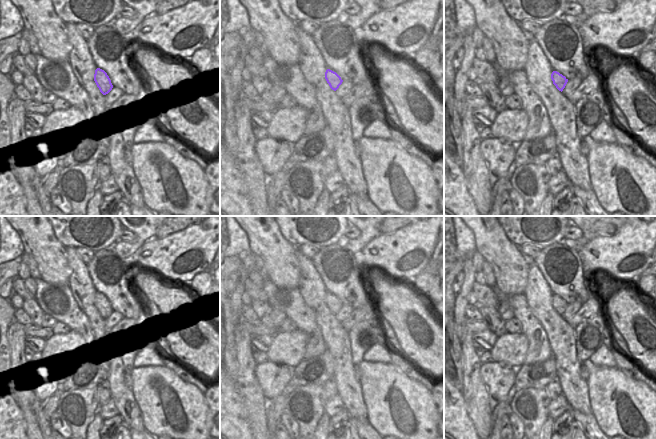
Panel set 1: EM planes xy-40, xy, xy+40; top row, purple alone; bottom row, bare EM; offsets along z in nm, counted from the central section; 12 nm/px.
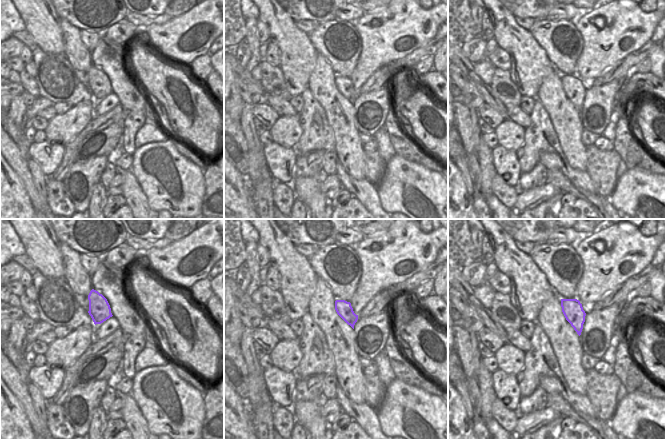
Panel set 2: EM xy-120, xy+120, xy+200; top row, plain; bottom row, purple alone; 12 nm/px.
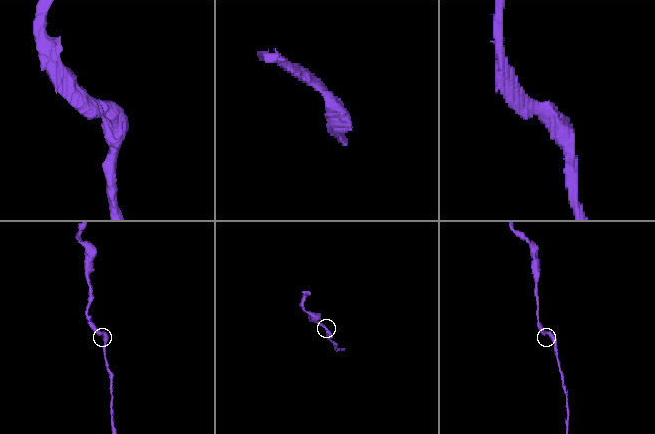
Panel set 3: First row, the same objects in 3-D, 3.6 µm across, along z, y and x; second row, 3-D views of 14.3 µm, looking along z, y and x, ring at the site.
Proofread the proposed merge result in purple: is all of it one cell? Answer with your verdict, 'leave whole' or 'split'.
leave whole

